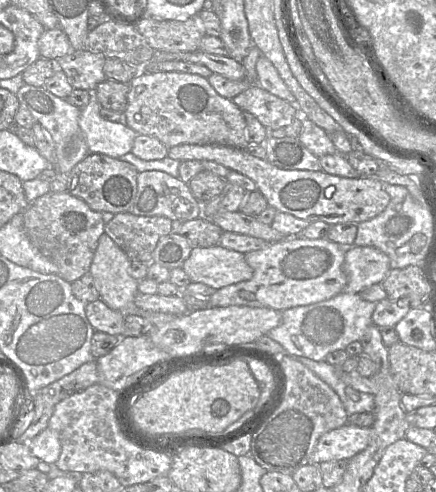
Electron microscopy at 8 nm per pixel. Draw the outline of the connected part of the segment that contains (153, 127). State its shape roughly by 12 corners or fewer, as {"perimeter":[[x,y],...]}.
{"perimeter":[[137,74],[124,115],[167,148],[248,147],[206,78]]}

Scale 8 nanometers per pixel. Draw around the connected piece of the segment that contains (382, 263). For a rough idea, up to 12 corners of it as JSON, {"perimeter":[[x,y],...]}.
{"perimeter":[[372,246],[345,248],[344,292],[381,284],[391,269]]}

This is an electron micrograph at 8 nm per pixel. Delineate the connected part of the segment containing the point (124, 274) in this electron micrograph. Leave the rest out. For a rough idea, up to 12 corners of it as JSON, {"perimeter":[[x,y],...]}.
{"perimeter":[[107,234],[99,237],[89,272],[100,299],[123,316],[163,325],[176,315],[135,305],[131,260]]}

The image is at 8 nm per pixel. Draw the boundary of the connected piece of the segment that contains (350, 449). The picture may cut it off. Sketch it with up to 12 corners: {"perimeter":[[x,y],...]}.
{"perimeter":[[345,424],[323,434],[310,464],[349,460],[371,439],[371,427]]}

